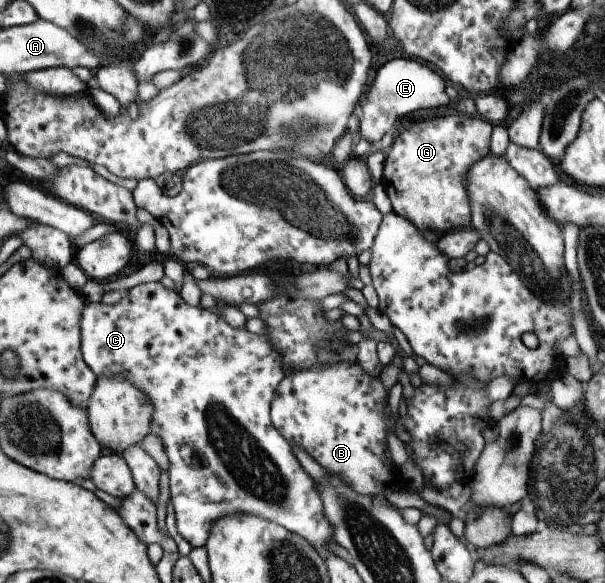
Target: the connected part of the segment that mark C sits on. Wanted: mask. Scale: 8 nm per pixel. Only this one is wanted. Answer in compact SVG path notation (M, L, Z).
M160 280L141 283L132 287L118 304L109 305L104 304L102 301L88 304L82 312L82 352L85 361L97 373L98 378L124 376L150 398L152 406L154 406L154 420L152 420L150 434L158 436L164 444L169 459L167 474L169 476L170 497L175 512L176 527L179 534L189 543L191 548L205 548L208 540L210 540L210 532L212 532L212 528L218 520L222 520L230 514L254 514L254 516L260 516L264 520L276 522L276 524L288 528L290 532L306 538L316 550L320 548L324 559L336 556L327 548L327 543L330 541L336 543L336 538L334 538L334 528L332 528L330 520L326 518L324 500L318 492L318 481L306 472L302 463L298 460L298 456L294 454L289 440L282 436L272 420L272 400L278 392L278 386L282 384L282 380L287 375L284 374L282 356L272 346L270 338L267 338L266 335L254 334L246 328L232 328L222 316L216 316L216 314L210 313L210 310L188 304L182 298L181 293L176 293L174 289L164 286Z

